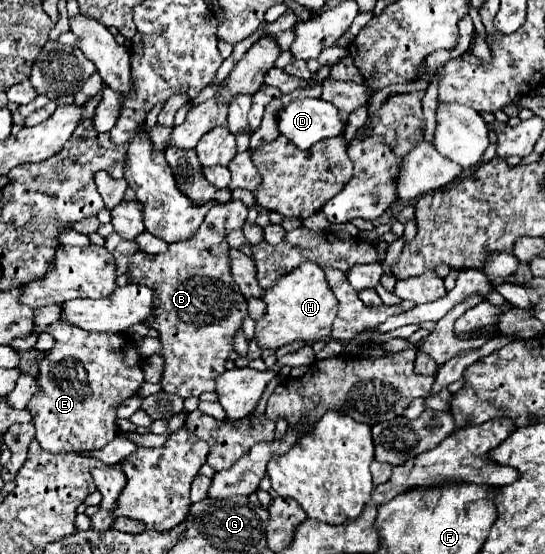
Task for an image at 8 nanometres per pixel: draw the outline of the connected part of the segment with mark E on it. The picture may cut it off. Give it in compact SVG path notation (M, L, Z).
M66 322L48 326L56 344L40 360L38 392L28 402L34 418L36 440L46 452L86 452L98 450L116 436L116 410L142 384L142 358L124 334L86 332Z

